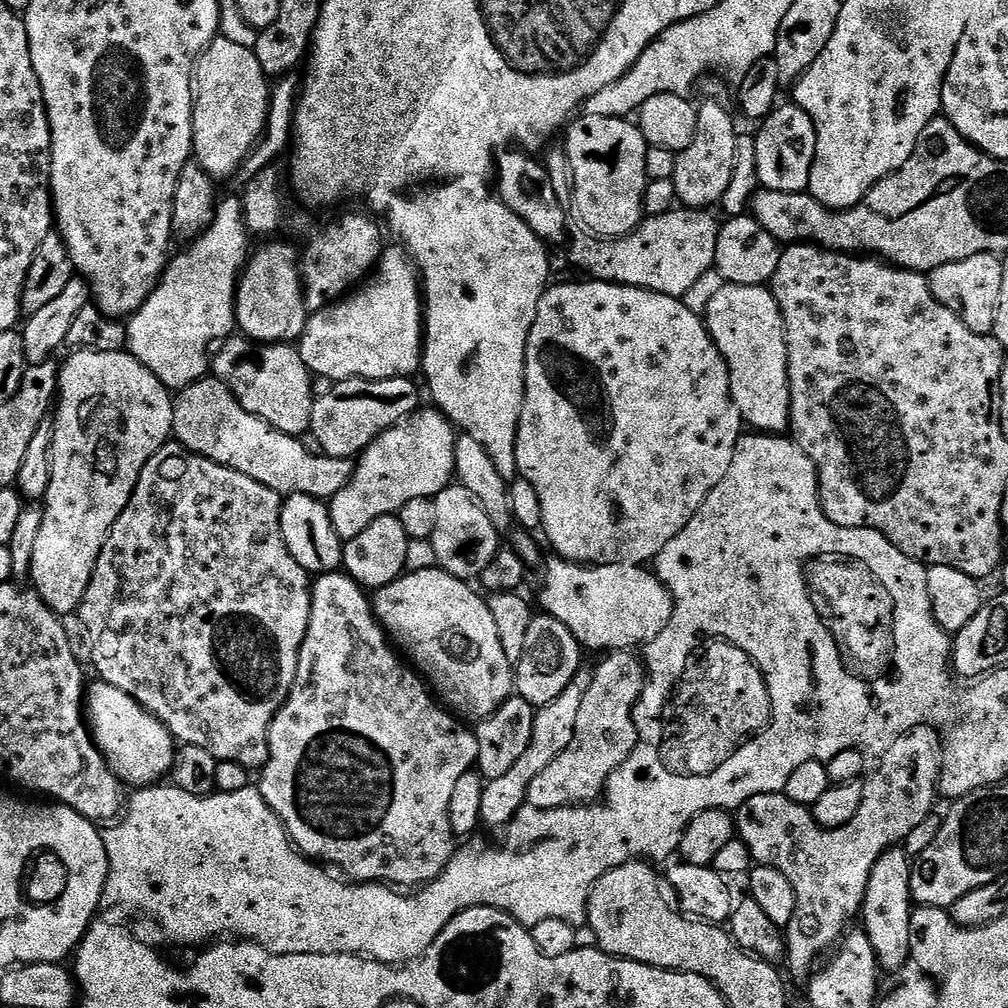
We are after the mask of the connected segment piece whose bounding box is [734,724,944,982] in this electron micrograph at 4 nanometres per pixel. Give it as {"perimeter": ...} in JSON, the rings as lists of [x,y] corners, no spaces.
{"perimeter":[[[916,724],[890,746],[890,750],[879,757],[880,765],[872,777],[864,780],[862,806],[858,814],[850,818],[844,826],[823,828],[812,816],[811,807],[794,802],[783,792],[759,792],[745,804],[735,809],[736,836],[746,842],[753,861],[757,865],[765,864],[782,870],[794,886],[794,918],[790,918],[786,929],[786,965],[787,975],[801,982],[807,981],[817,967],[820,955],[839,945],[842,937],[849,931],[852,919],[861,915],[866,898],[866,886],[870,882],[870,870],[883,852],[899,845],[922,822],[922,818],[933,815],[932,808],[938,801],[940,787],[940,768],[944,764],[944,742],[940,733],[930,724]]]}

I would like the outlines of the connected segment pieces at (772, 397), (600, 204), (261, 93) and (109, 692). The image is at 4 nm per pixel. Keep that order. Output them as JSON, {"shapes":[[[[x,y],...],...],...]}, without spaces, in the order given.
{"shapes":[[[[725,283],[714,294],[706,309],[706,323],[712,341],[718,346],[730,374],[732,400],[738,406],[741,421],[749,429],[764,434],[780,434],[790,424],[790,382],[788,381],[788,347],[784,337],[784,319],[771,291],[758,284]]],[[[581,115],[567,125],[568,148],[566,162],[574,172],[573,202],[574,212],[581,217],[583,227],[597,237],[620,237],[639,227],[644,216],[644,191],[648,185],[646,174],[646,154],[649,142],[631,119],[598,118]]],[[[217,38],[209,42],[200,53],[194,69],[194,99],[192,101],[192,154],[195,163],[206,170],[213,181],[221,182],[227,176],[239,173],[244,167],[244,159],[257,147],[268,126],[268,106],[270,103],[270,80],[265,76],[255,51],[246,46]]],[[[96,682],[86,692],[86,716],[93,740],[121,781],[130,786],[152,786],[171,773],[178,751],[177,741],[171,730],[147,712],[135,696],[126,694],[118,686]]]]}

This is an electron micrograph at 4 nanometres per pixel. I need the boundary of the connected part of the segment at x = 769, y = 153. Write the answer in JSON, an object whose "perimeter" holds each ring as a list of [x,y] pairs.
{"perimeter":[[[795,102],[781,103],[772,109],[769,116],[759,121],[756,142],[756,178],[760,188],[782,190],[783,192],[803,192],[810,182],[810,170],[814,166],[816,153],[816,127],[806,110],[802,110]]]}

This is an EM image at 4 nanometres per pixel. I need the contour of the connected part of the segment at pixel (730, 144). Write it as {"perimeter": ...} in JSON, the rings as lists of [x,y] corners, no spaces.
{"perimeter":[[[708,100],[698,108],[698,130],[694,134],[694,142],[686,146],[686,150],[678,153],[676,158],[676,169],[671,180],[676,187],[676,199],[685,209],[711,209],[711,204],[719,205],[724,199],[726,190],[730,186],[730,178],[734,178],[734,166],[736,165],[736,142],[738,131],[728,108],[719,104],[716,100]]]}

